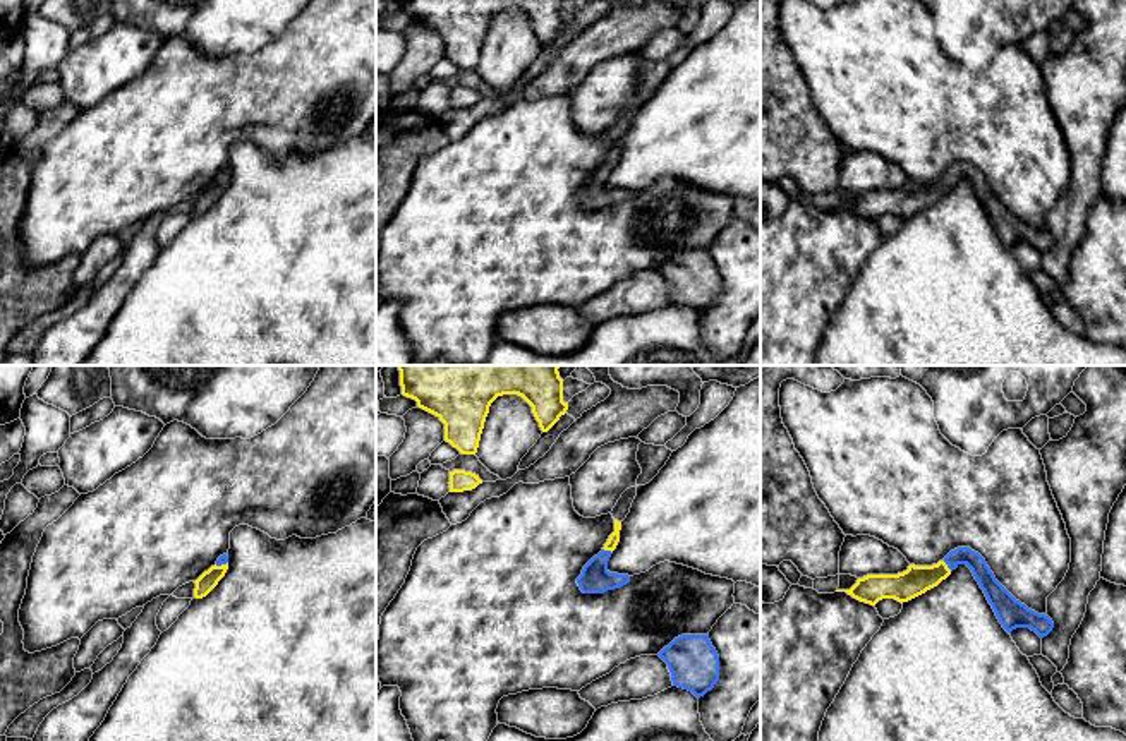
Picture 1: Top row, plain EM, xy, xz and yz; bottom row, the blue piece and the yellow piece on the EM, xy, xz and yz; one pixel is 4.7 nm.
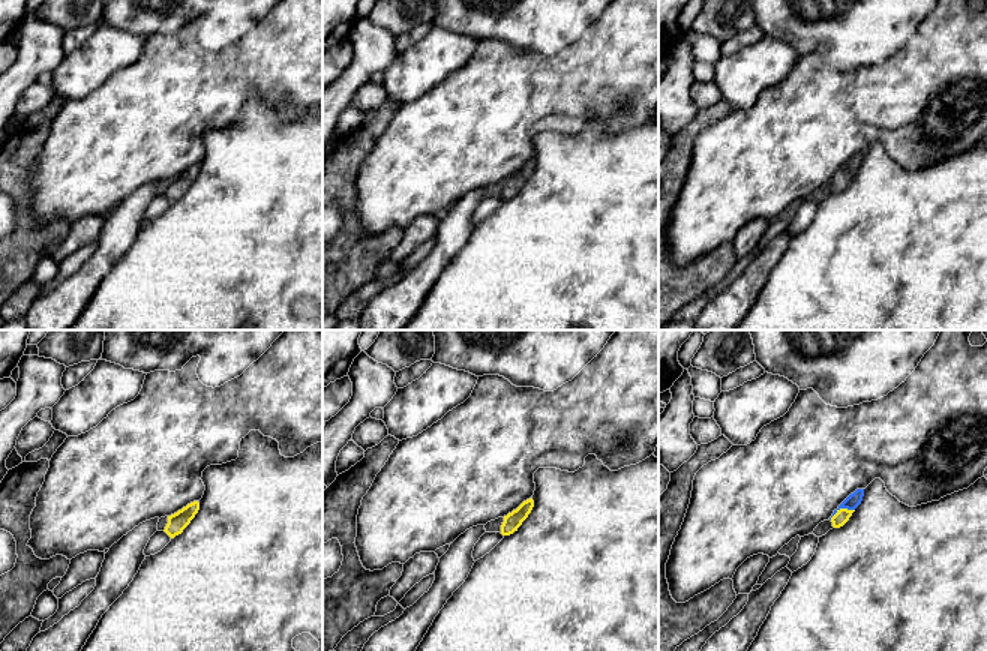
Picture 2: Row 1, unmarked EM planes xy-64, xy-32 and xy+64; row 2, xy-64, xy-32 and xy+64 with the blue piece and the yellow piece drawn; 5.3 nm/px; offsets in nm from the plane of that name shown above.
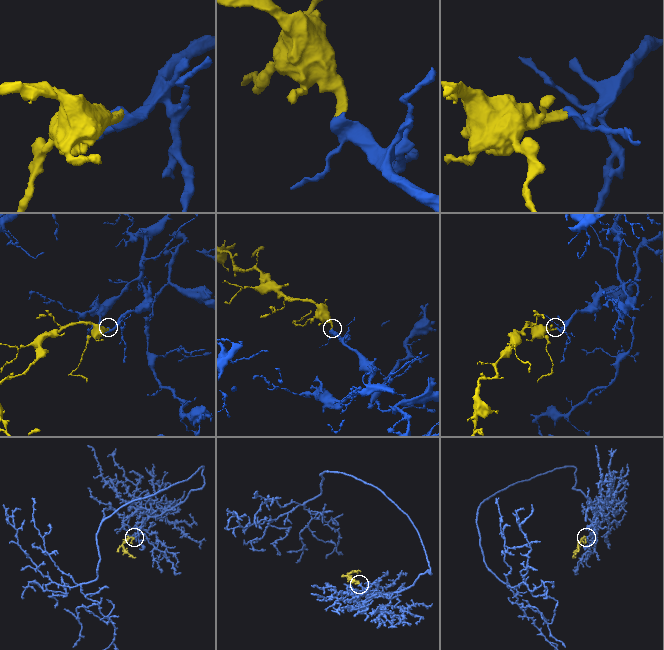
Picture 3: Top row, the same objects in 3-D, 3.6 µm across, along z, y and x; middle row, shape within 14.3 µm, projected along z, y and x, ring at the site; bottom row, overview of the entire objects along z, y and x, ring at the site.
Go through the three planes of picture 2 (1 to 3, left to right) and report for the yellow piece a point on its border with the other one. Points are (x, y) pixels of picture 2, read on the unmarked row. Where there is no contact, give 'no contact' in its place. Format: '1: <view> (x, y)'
1: no contact
2: no contact
3: xy+64 (842, 171)

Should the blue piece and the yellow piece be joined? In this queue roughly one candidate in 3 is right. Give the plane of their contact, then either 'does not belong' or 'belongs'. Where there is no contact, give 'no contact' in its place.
xz | belongs

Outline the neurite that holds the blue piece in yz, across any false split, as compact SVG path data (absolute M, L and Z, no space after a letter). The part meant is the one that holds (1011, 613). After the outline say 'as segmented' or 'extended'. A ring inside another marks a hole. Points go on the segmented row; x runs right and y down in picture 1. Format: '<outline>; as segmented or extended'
M970 547L951 551L942 561L932 566L910 564L906 571L898 575L867 575L858 578L850 590L836 592L846 592L853 599L870 605L875 605L882 599L894 599L903 604L937 587L960 564L966 564L972 569L999 623L1008 633L1016 628L1030 628L1044 638L1052 631L1052 619L1016 600L996 580L985 559Z; extended

